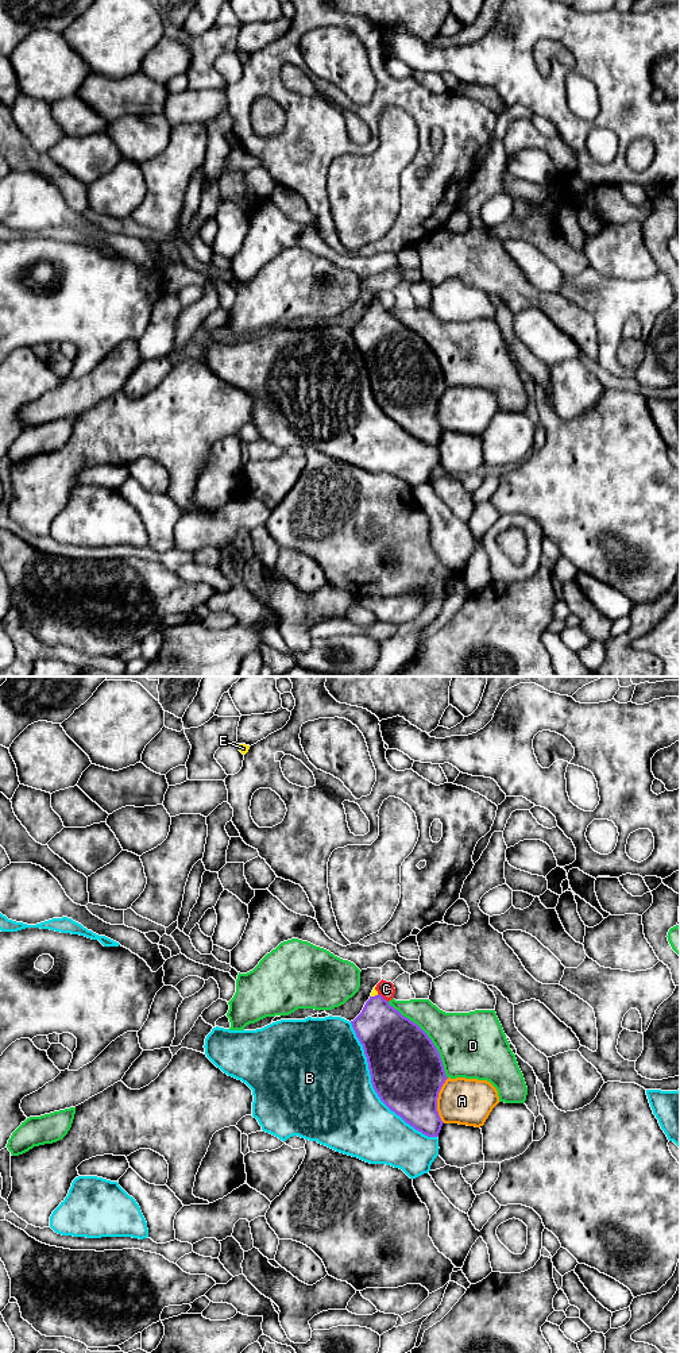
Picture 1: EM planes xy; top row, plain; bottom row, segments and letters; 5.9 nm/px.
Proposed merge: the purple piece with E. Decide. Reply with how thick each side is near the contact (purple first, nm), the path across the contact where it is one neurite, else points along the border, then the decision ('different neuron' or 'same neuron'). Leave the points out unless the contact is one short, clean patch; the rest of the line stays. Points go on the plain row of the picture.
300 nm thick on the purple side, 40 nm on the other; runs through xy (386, 345), (378, 331), (375, 304), (374, 301); same neuron

